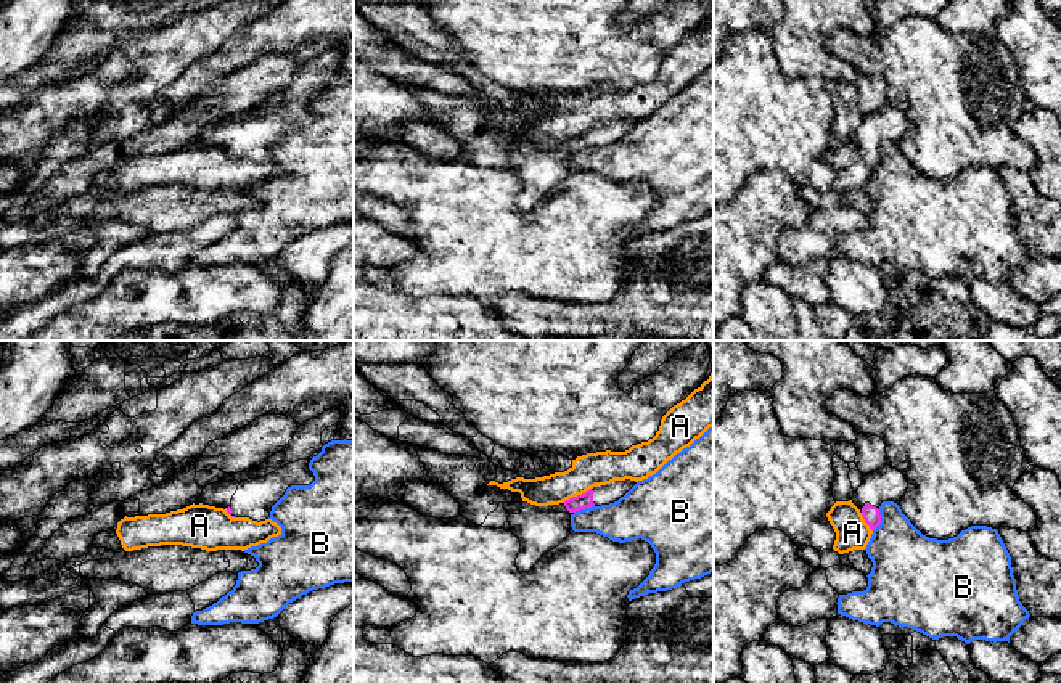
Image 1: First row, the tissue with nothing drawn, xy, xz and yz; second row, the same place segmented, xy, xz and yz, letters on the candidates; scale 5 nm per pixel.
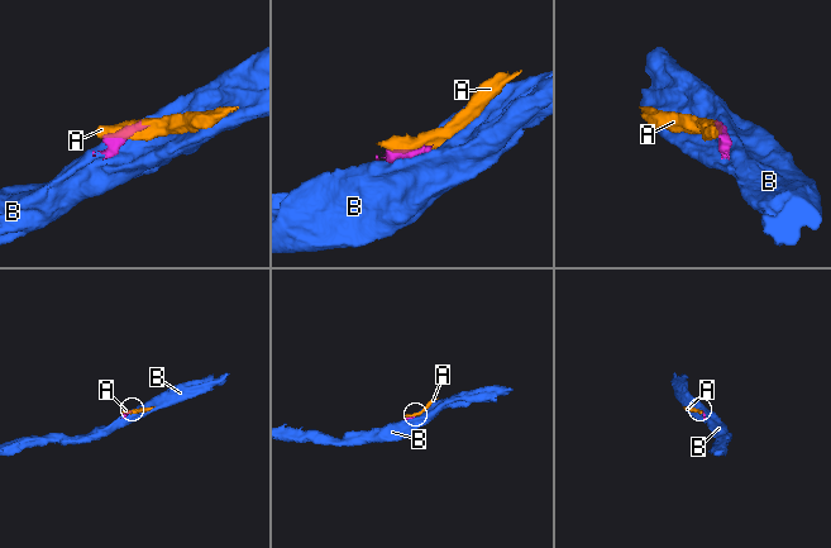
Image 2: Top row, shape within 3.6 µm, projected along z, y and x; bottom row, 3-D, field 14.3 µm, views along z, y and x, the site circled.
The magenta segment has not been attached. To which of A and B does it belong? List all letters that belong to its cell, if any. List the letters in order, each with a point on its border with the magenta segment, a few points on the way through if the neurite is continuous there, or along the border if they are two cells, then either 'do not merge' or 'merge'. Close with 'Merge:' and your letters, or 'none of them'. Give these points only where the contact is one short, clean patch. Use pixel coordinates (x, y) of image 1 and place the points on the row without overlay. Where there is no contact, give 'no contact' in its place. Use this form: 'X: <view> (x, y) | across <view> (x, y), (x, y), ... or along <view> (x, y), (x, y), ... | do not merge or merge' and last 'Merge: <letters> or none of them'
A: xz (577, 135) | do not merge
B: yz (880, 161) | do not merge
Merge: none of them

